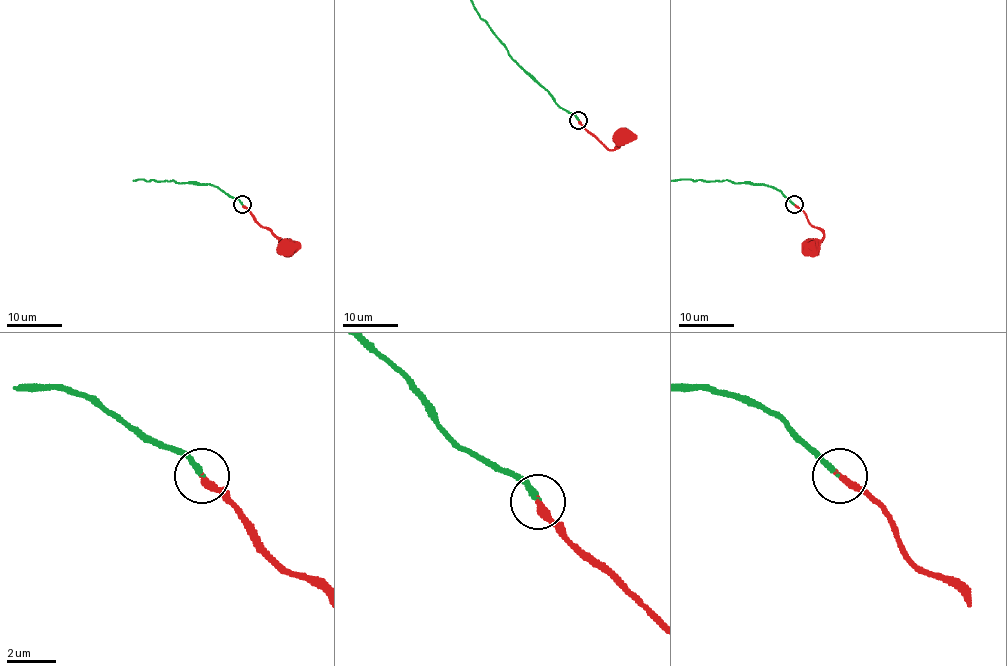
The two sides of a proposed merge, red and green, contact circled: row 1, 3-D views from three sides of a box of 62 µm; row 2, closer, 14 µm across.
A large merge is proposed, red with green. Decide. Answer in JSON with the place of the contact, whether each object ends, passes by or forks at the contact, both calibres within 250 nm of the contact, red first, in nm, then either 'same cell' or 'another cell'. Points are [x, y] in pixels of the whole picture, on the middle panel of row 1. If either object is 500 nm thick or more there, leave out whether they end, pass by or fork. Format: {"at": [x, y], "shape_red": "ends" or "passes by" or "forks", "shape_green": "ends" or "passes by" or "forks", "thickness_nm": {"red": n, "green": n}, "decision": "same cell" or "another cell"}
{"at": [578, 120], "shape_red": "ends", "shape_green": "ends", "thickness_nm": {"red": 280, "green": 220}, "decision": "same cell"}

